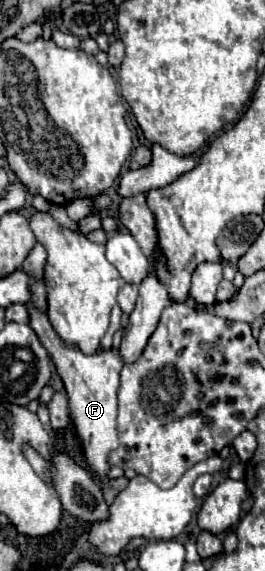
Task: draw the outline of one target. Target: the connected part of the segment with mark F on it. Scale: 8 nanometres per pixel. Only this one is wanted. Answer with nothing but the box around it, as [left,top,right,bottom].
[28,305,122,477]

